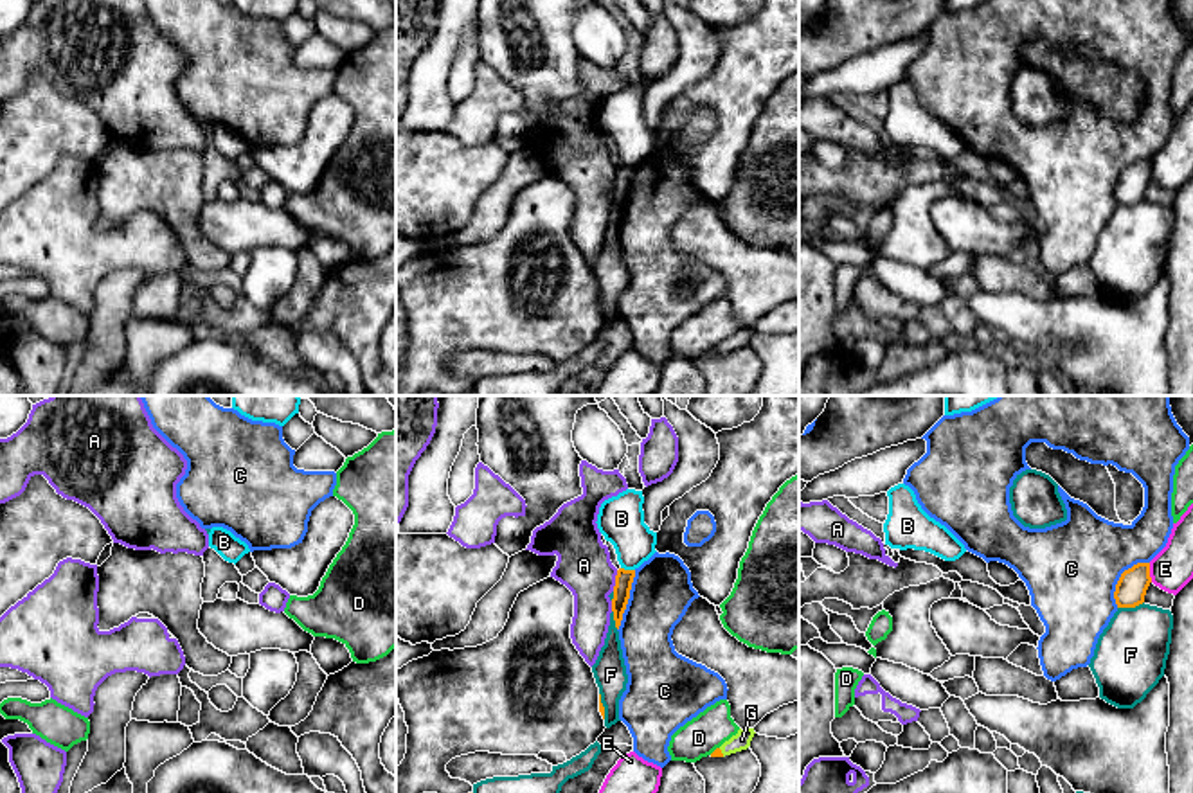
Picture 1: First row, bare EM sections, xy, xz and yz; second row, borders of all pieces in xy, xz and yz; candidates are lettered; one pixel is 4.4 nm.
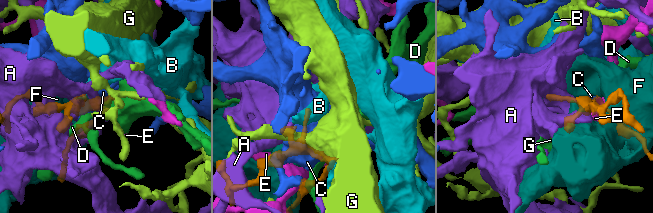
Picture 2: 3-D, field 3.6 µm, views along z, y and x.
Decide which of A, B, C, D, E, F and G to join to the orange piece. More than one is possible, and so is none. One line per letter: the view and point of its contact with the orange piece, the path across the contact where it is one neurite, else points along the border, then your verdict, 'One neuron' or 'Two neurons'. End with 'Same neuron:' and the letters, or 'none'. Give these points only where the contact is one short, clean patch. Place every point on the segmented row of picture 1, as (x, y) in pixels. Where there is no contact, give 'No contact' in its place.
A: Touches orange at xz (616, 581). Two neurons
B: Touches orange at xz (628, 570). Boundary: xz (621, 567), (634, 570). Two neurons
C: Touches orange at yz (1120, 578). Two neurons
D: Touches orange at xz (715, 750). Boundary: xz (718, 747), (709, 754). Two neurons
E: Touches orange at yz (1148, 572). Two neurons
F: Touches orange at yz (1130, 606). Two neurons
G: Touches orange at xz (720, 752). Path across: xz (717, 752), (720, 752), (742, 739). One neuron
Same neuron: G

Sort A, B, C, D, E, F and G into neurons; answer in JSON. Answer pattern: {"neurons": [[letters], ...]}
{"neurons": [["A"], ["B"], ["C"], ["D"], ["E"], ["F"], ["G"]]}

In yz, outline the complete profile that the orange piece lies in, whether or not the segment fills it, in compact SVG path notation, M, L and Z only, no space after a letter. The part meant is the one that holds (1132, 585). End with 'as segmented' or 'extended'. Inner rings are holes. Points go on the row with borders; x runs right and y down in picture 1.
M1137 563L1125 570L1114 592L1117 608L1135 608L1143 604L1150 583L1150 563Z; as segmented

